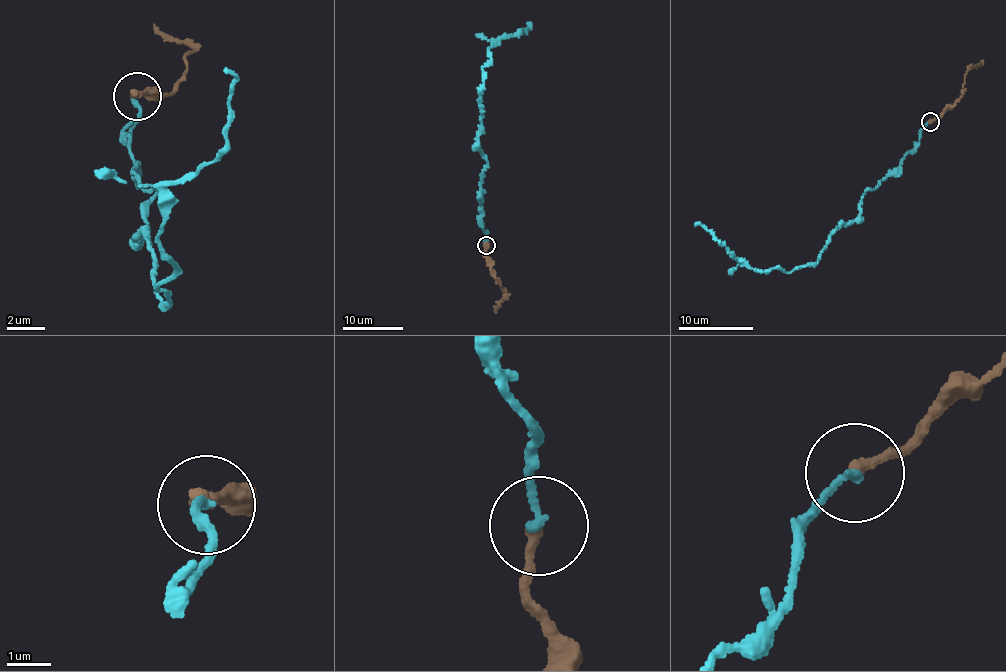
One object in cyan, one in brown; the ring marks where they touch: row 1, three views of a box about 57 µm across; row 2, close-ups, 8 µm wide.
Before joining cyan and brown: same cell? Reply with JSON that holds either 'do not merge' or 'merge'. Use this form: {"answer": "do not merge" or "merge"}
{"answer": "merge"}

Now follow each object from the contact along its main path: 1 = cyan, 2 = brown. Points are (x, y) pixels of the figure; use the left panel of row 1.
1: (139, 97), (129, 174), (156, 191), (134, 234), (166, 303), (157, 234), (226, 136), (227, 66)
2: (137, 95), (153, 101), (184, 81), (185, 52), (192, 48), (153, 23)

